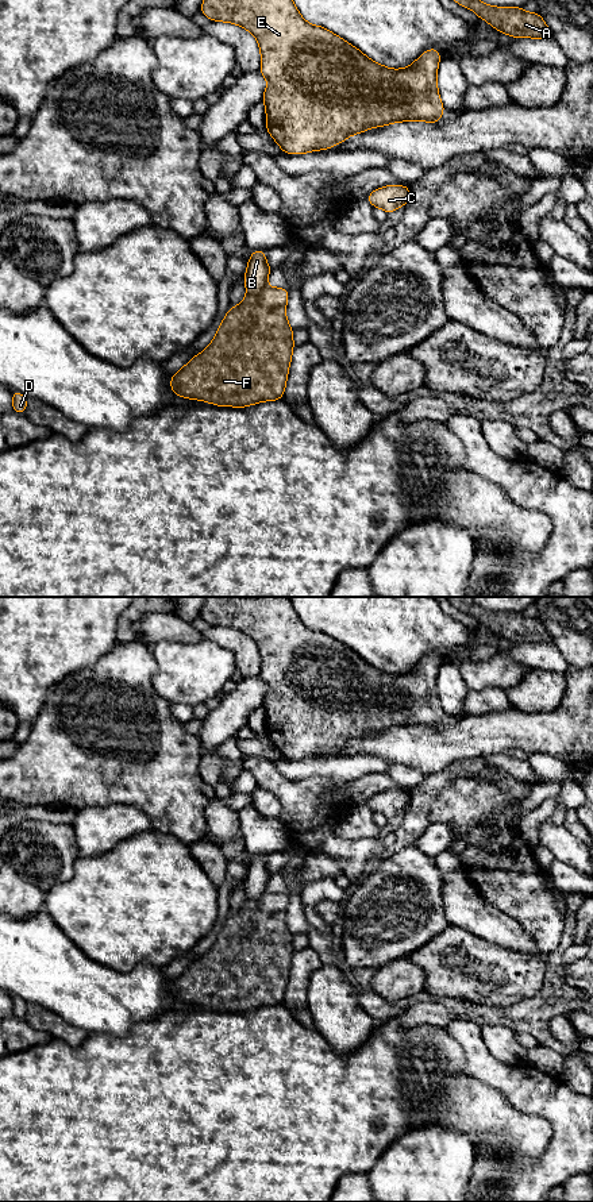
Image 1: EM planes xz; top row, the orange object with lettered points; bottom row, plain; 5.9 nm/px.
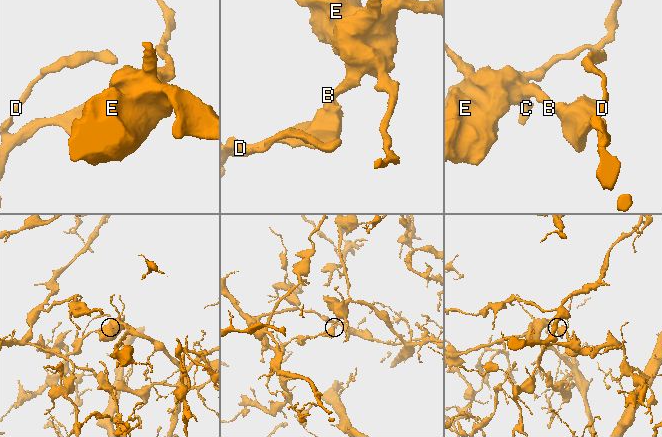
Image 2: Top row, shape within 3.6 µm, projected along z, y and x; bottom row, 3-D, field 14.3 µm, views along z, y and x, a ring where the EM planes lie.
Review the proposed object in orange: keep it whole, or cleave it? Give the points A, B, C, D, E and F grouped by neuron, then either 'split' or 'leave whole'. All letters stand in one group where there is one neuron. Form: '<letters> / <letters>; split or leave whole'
A B C E / D F; split

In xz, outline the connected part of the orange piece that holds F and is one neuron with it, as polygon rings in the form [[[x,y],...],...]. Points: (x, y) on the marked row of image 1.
[[[266,282],[258,294],[246,294],[239,305],[231,305],[211,344],[172,375],[172,392],[217,407],[243,408],[281,400],[294,348],[285,315],[288,296],[288,289],[269,288]]]

